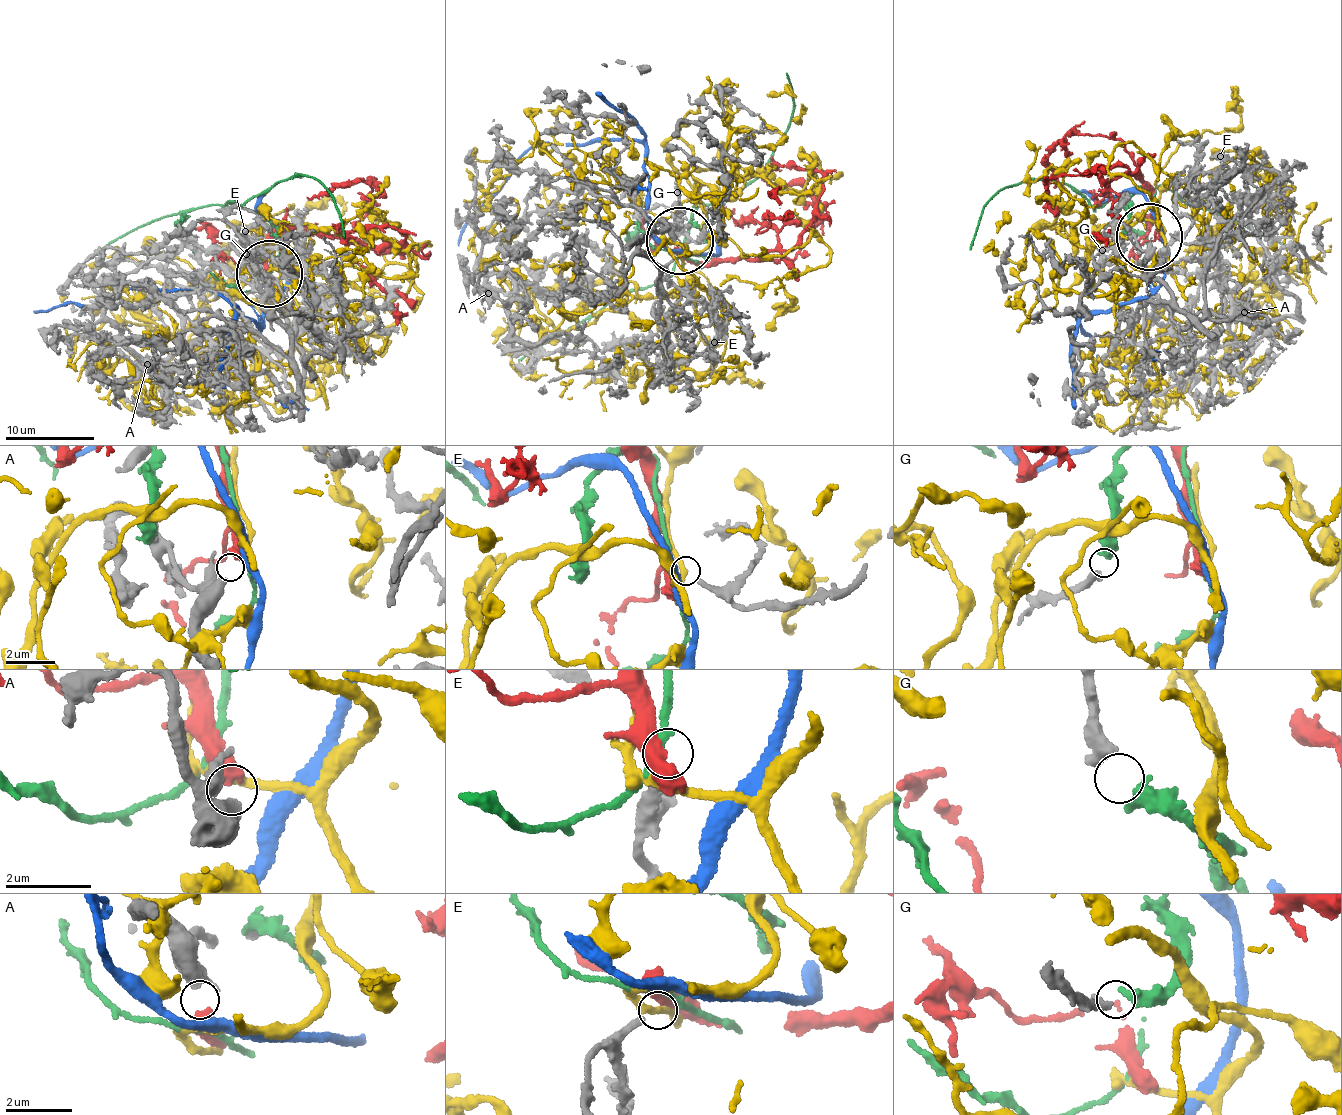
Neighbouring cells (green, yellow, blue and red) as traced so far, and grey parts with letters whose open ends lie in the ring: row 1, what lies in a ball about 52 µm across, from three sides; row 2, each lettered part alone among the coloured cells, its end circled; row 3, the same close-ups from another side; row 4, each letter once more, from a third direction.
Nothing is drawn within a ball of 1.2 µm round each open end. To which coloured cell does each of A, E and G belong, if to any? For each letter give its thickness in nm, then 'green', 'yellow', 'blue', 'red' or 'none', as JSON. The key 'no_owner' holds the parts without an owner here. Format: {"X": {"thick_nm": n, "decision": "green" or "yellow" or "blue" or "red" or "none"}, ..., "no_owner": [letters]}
{"A": {"thick_nm": 320, "decision": "red"}, "E": {"thick_nm": 240, "decision": "none"}, "G": {"thick_nm": 380, "decision": "green"}, "no_owner": ["E"]}

